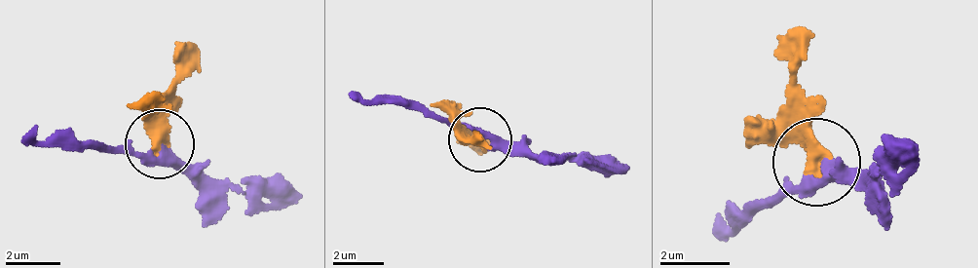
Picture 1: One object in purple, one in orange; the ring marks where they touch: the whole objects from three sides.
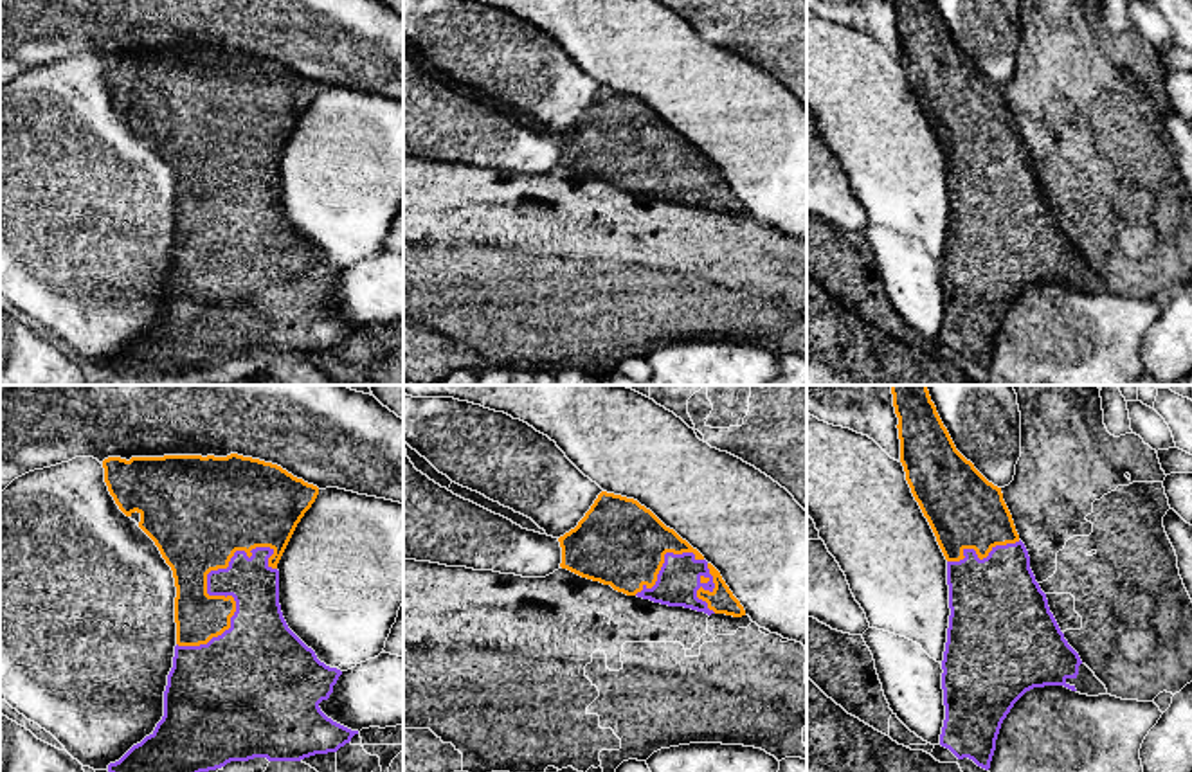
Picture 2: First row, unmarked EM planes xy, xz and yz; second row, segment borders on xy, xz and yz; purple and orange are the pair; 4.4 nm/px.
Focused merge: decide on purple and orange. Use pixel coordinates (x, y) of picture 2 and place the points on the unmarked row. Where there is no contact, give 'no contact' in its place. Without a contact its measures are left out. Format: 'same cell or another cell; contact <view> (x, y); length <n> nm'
same cell; contact xy (216, 191); length 600 nm

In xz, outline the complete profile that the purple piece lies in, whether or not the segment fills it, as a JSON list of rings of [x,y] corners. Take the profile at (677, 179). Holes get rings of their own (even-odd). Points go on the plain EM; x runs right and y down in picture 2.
[[[601,88],[578,122],[560,133],[558,139],[562,144],[562,166],[610,182],[627,193],[668,203],[684,203],[708,212],[745,212],[744,203],[733,193],[720,169],[634,95]]]

